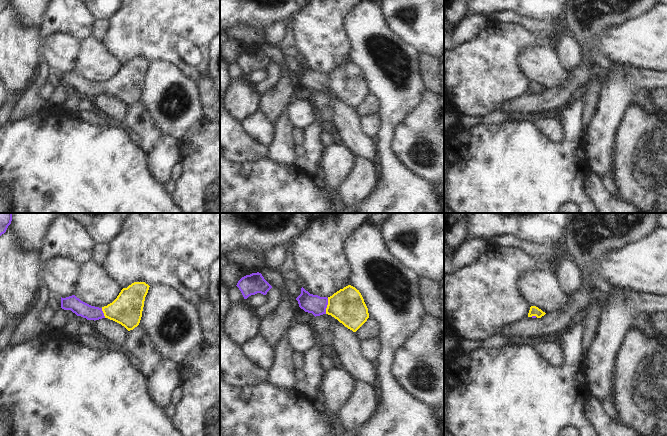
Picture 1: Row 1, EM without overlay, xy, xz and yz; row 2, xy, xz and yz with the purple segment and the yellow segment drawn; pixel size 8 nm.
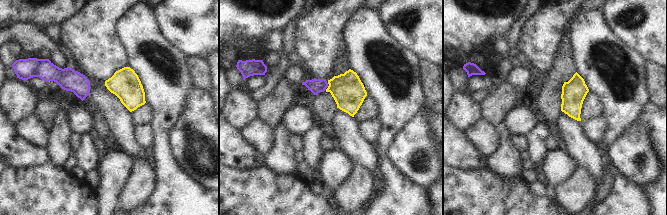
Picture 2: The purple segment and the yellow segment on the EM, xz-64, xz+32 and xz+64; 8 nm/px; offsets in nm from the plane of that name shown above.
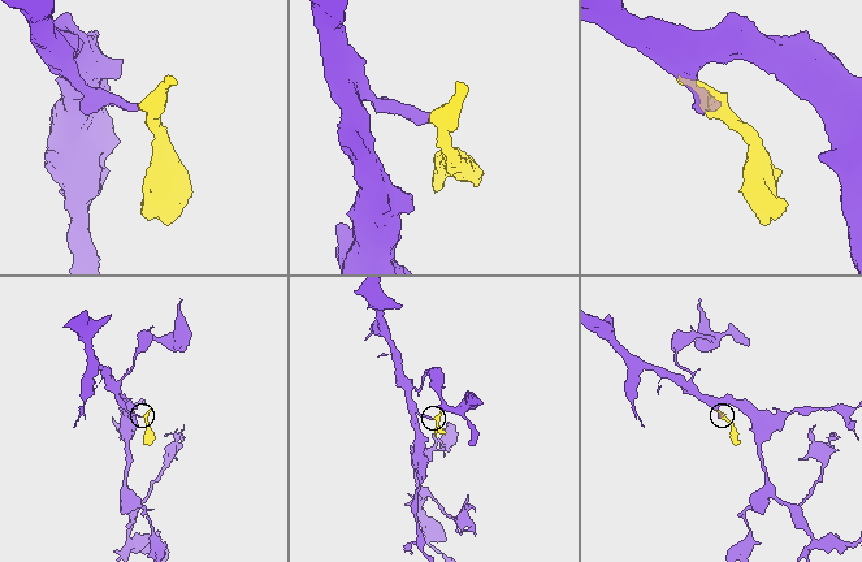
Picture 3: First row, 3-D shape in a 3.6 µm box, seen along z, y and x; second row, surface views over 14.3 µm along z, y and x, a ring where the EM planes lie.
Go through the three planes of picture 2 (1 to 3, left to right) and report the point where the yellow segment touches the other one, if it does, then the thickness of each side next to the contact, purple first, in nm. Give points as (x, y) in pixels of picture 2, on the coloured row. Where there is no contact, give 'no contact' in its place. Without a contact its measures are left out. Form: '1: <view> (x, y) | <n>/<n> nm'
1: no contact
2: no contact
3: no contact

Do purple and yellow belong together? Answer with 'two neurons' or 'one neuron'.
one neuron

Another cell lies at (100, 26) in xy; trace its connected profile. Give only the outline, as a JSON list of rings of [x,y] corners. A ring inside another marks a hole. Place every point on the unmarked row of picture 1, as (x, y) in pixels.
[[[97,19],[93,22],[91,29],[91,37],[97,41],[101,41],[109,26],[108,19]]]

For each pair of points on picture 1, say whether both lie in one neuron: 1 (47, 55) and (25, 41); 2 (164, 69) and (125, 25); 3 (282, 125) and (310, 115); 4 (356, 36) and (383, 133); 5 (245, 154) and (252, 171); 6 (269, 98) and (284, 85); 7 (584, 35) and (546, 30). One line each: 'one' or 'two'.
1: two
2: two
3: two
4: one
5: two
6: one
7: two

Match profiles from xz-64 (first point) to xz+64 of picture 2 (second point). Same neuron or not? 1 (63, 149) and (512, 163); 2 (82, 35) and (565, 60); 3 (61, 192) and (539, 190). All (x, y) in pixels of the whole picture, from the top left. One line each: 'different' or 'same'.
1: same
2: different
3: different

